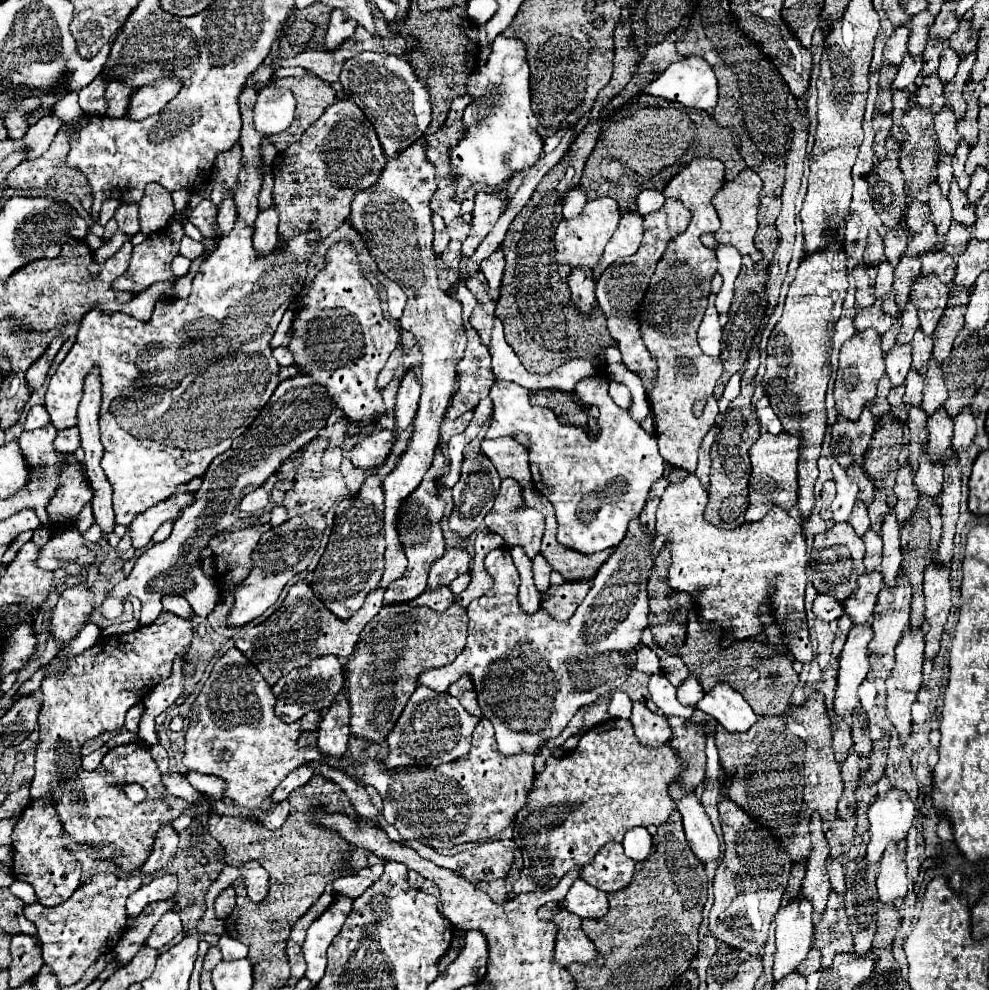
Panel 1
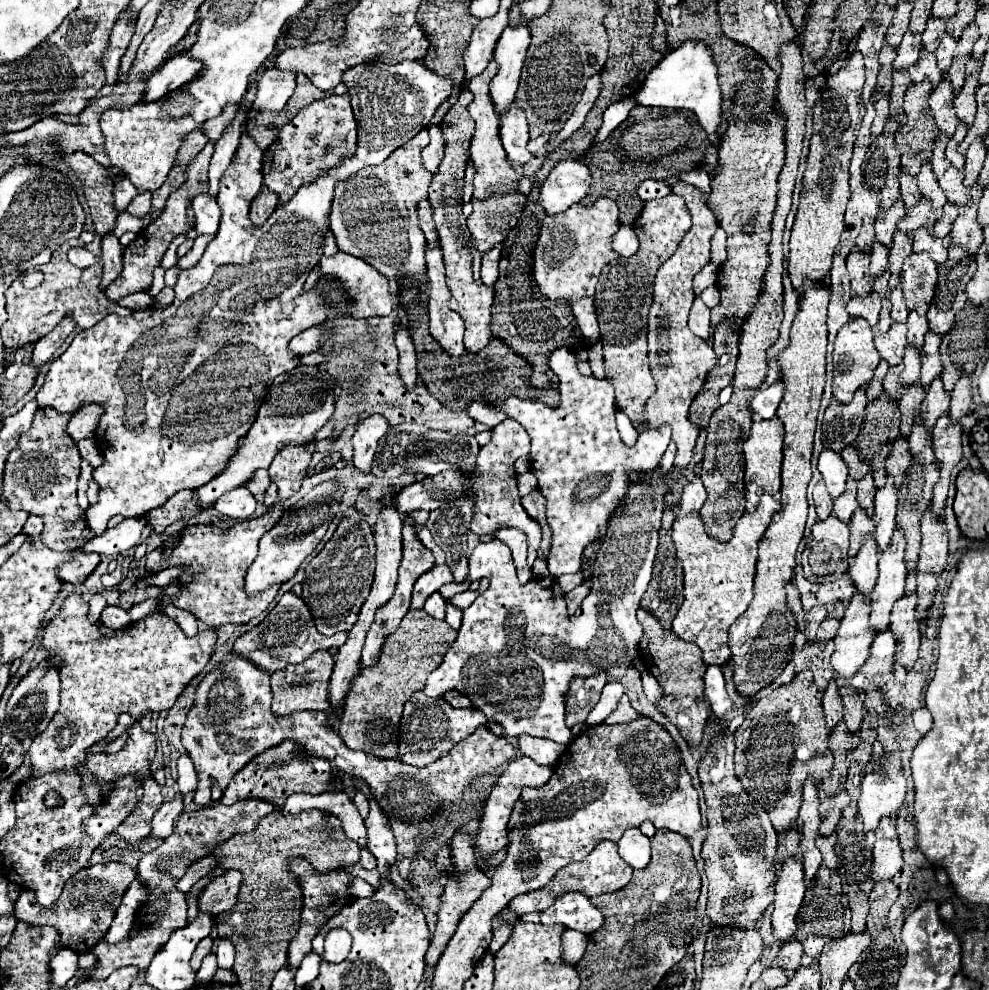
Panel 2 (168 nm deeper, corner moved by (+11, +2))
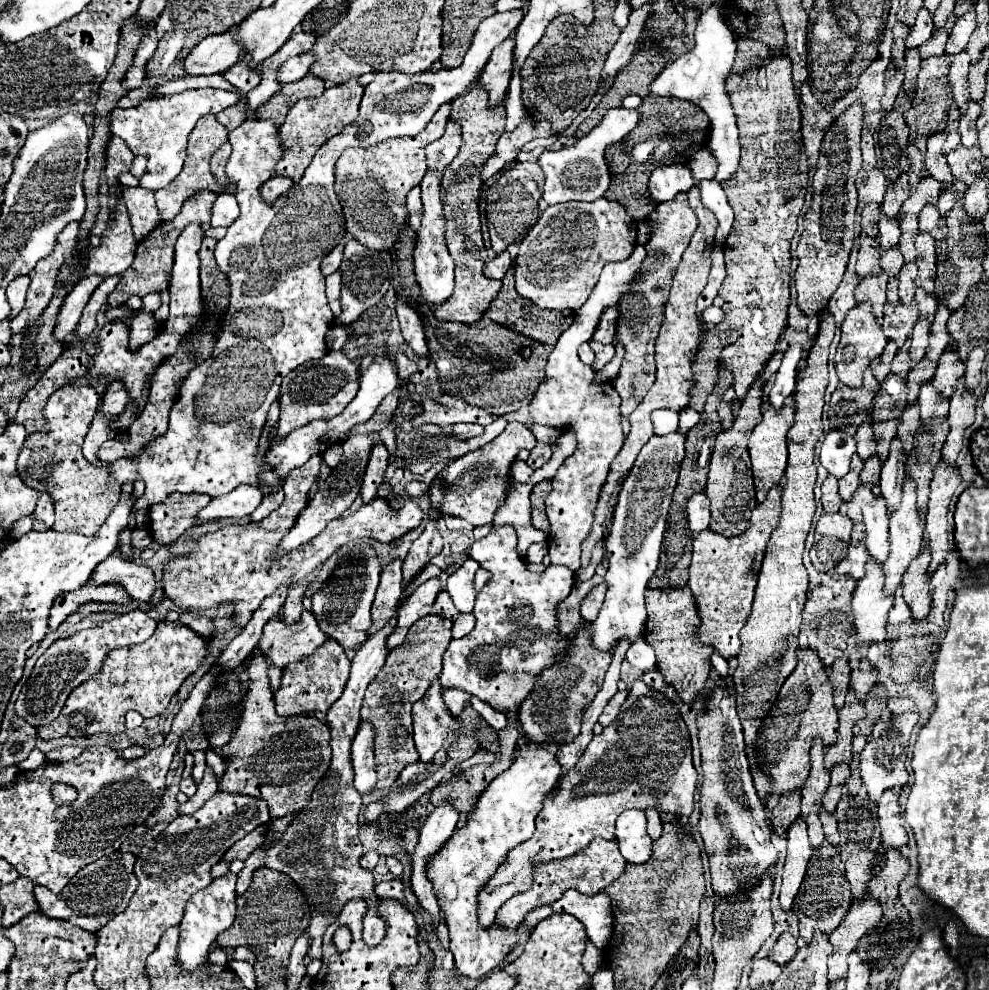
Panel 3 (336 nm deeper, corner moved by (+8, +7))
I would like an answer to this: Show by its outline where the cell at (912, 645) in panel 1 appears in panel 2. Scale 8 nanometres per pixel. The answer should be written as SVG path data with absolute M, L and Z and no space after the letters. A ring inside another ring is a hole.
M914 594L902 596L892 608L890 630L896 638L896 656L894 656L896 662L902 664L904 668L914 666L918 658L918 644L920 644L920 626L916 618Z

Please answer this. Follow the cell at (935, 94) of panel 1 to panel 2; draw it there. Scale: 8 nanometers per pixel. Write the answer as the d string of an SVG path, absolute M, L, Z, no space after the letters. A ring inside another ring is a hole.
M922 54L920 60L912 68L908 68L908 74L910 74L912 84L918 84L920 80L928 78L932 88L936 88L936 84L940 84L940 80L942 80L942 72L936 68L934 54Z

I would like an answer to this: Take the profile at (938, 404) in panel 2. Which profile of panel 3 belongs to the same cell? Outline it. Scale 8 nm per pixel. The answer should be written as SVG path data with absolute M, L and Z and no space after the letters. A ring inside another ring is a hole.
M945 351L939 357L939 365L933 377L933 387L943 395L951 395L955 391L957 381L963 377L963 373L965 373L965 363L957 355L957 351Z

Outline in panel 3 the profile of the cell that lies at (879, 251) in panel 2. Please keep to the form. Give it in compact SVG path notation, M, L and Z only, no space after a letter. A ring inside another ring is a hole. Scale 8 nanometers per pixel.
M881 217L879 219L879 241L881 241L881 247L883 249L891 249L899 243L899 235L901 235L901 229L899 229L899 217L891 219L891 217Z

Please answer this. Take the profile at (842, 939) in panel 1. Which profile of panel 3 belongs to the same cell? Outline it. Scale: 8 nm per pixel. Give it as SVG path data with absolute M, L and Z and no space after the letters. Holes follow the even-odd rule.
M821 843L813 857L809 859L809 867L807 867L807 875L803 879L803 887L799 889L799 895L795 897L795 907L793 913L799 919L799 931L801 937L805 941L811 939L813 929L821 929L823 933L831 933L835 929L835 925L839 925L839 921L845 917L847 907L851 903L851 889L849 883L845 879L843 873L843 865L841 865L841 857L835 845L829 843Z

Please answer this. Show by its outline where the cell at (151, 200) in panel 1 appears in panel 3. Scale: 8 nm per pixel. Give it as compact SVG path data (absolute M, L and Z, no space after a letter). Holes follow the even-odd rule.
M125 187L123 203L129 213L129 221L133 227L133 235L137 241L145 239L163 219L155 207L153 193L143 187Z

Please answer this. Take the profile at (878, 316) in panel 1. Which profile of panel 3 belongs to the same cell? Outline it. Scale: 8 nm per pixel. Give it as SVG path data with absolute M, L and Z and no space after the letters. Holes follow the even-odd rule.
M879 273L875 277L865 277L855 289L855 299L869 301L873 305L873 315L883 317L883 303L885 303L885 285L887 285L887 275Z

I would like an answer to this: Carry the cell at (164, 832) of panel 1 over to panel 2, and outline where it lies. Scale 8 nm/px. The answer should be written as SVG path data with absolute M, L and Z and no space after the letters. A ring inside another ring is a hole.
M178 794L174 800L166 802L152 818L152 836L154 838L160 838L164 840L170 832L172 832L172 824L174 824L174 818L182 812L182 794Z

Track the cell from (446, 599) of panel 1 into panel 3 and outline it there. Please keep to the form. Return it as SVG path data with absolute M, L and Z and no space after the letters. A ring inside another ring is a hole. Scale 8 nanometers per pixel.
M441 591L441 593L437 595L437 599L435 599L433 607L431 607L431 615L439 615L439 617L451 619L451 621L457 619L459 611L457 611L457 607L453 605L453 601L451 601L451 597L449 597L447 591Z

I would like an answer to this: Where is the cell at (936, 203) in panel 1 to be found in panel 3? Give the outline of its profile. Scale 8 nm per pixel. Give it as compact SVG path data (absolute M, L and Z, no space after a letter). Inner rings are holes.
M931 135L929 137L927 153L925 153L927 155L925 165L927 165L927 171L929 171L931 177L935 177L943 187L949 187L955 177L951 175L951 169L947 167L947 157L941 151L943 143L945 143L943 135Z

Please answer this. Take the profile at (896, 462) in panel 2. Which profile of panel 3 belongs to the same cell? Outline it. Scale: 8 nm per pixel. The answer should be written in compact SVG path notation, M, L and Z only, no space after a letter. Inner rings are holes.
M919 403L915 405L907 405L905 411L903 411L903 419L899 423L899 431L897 431L897 437L901 437L901 443L903 443L903 449L905 449L905 455L909 457L909 453L913 451L913 435L917 433L917 429L921 427L921 419L919 419Z

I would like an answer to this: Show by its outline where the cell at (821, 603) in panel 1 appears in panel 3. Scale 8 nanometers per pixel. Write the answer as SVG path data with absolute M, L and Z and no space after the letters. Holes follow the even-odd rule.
M859 541L857 545L849 547L847 557L835 567L835 575L851 575L855 579L861 579L865 575L865 563L867 563L869 555L867 555L867 545L863 541Z

